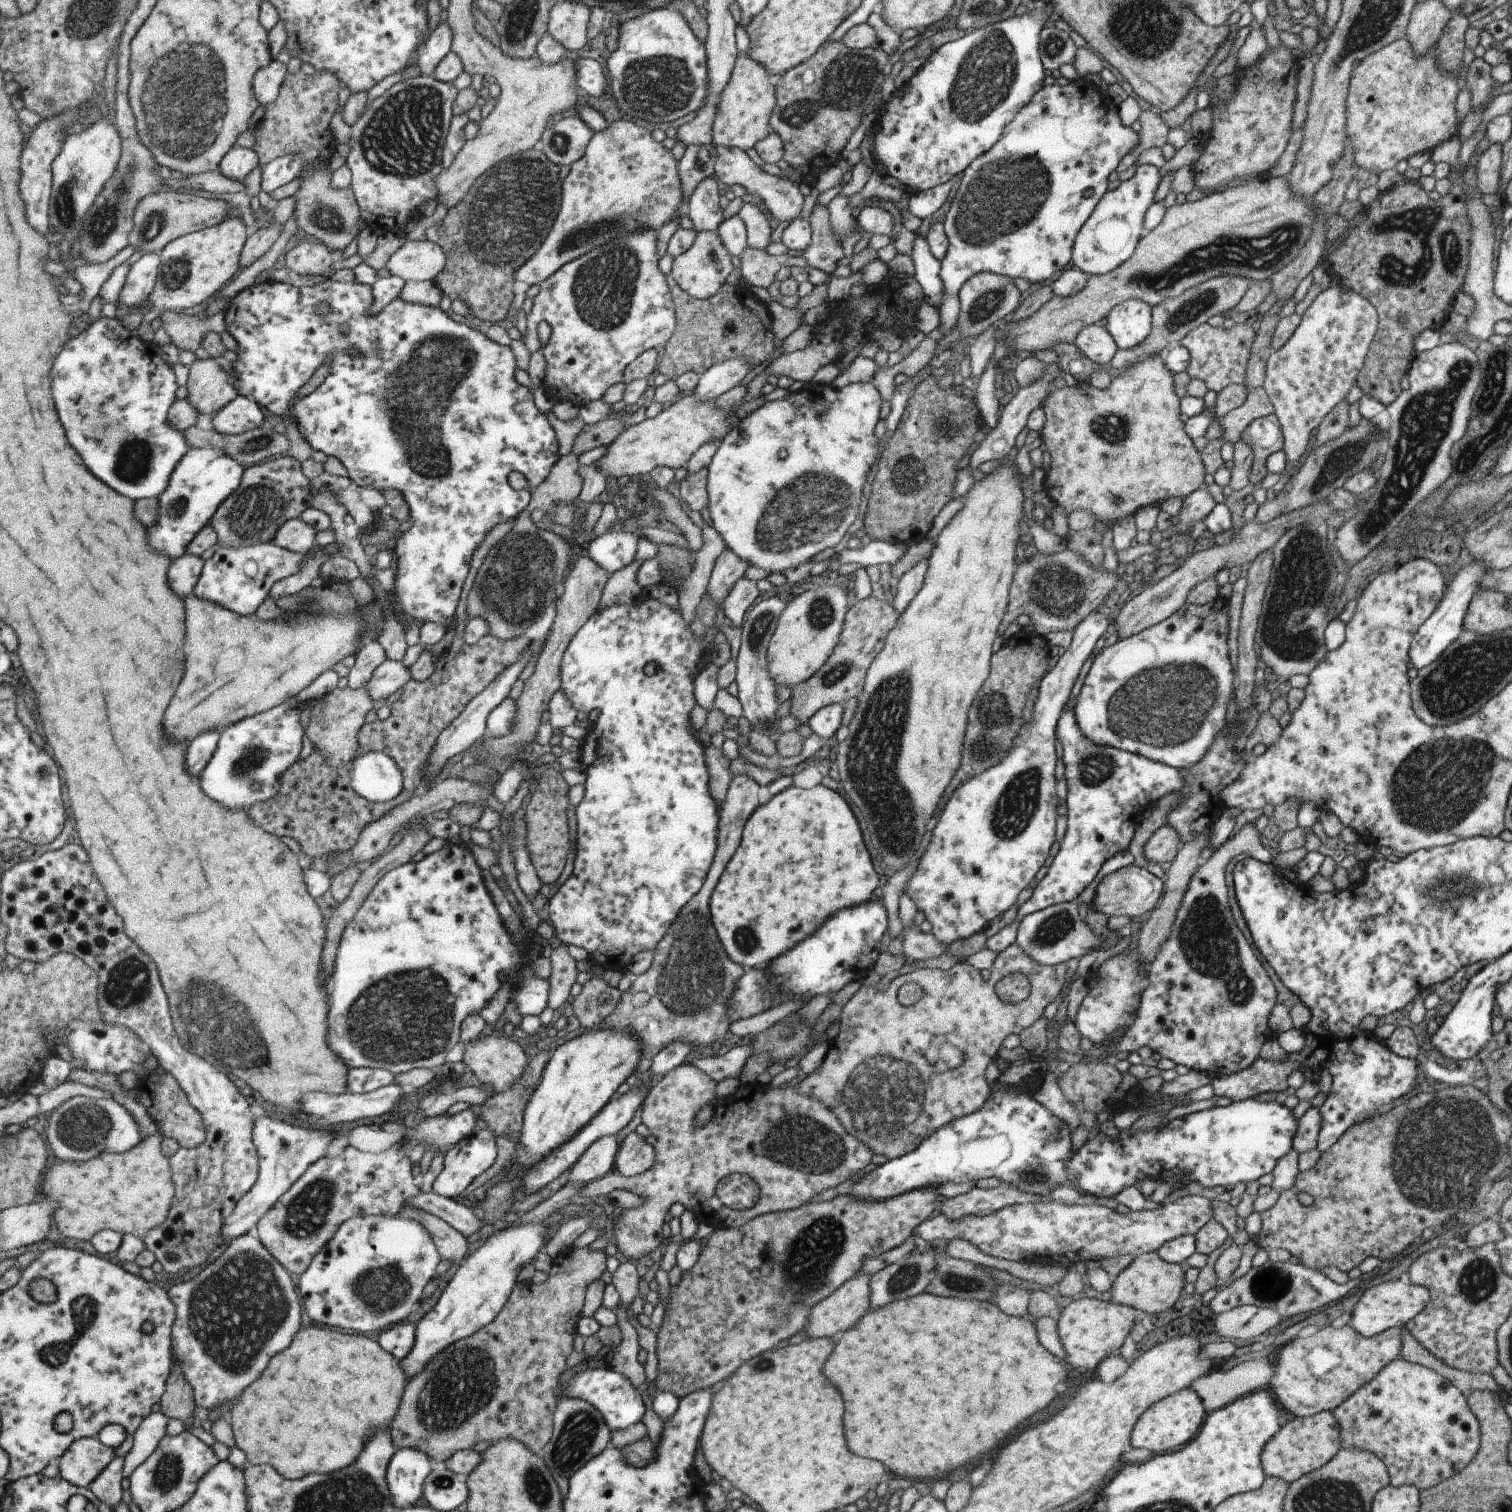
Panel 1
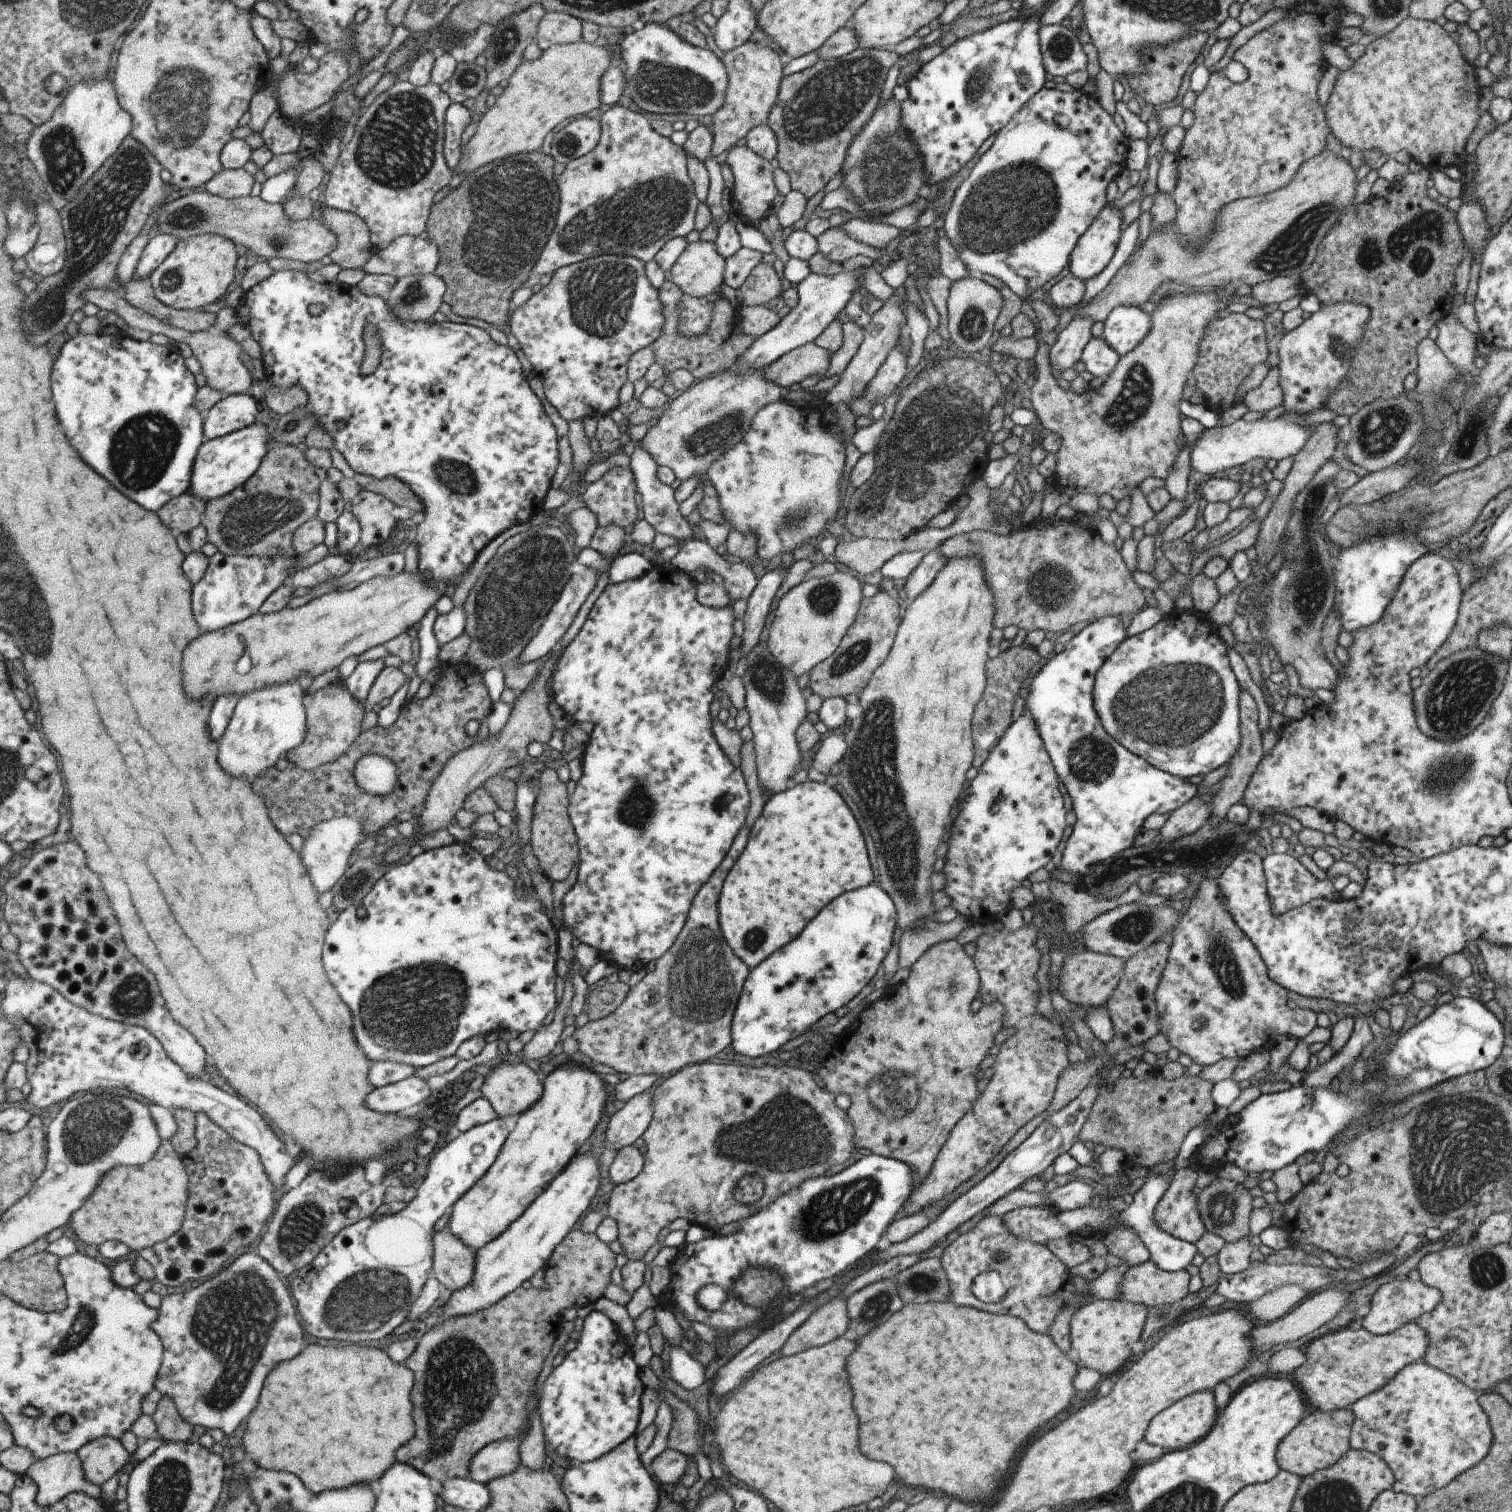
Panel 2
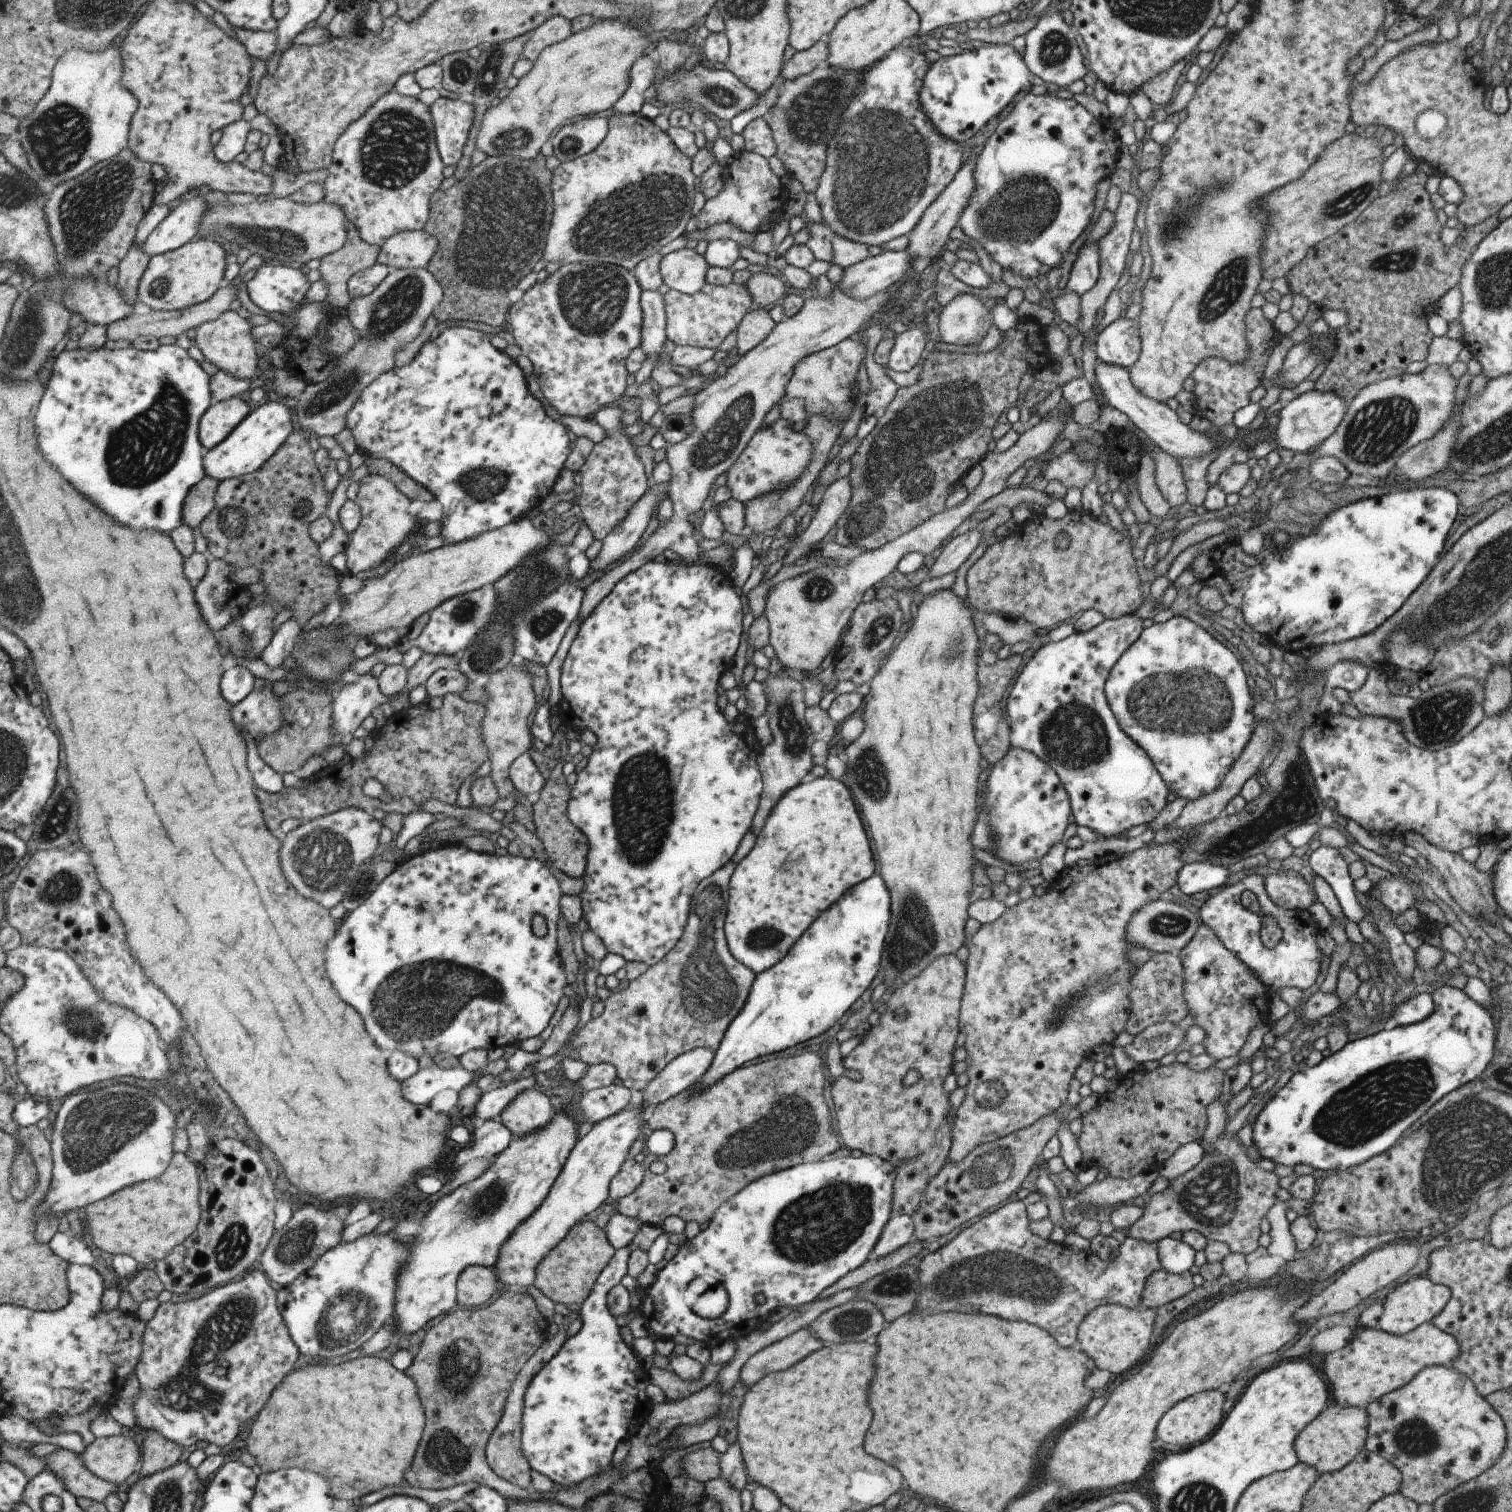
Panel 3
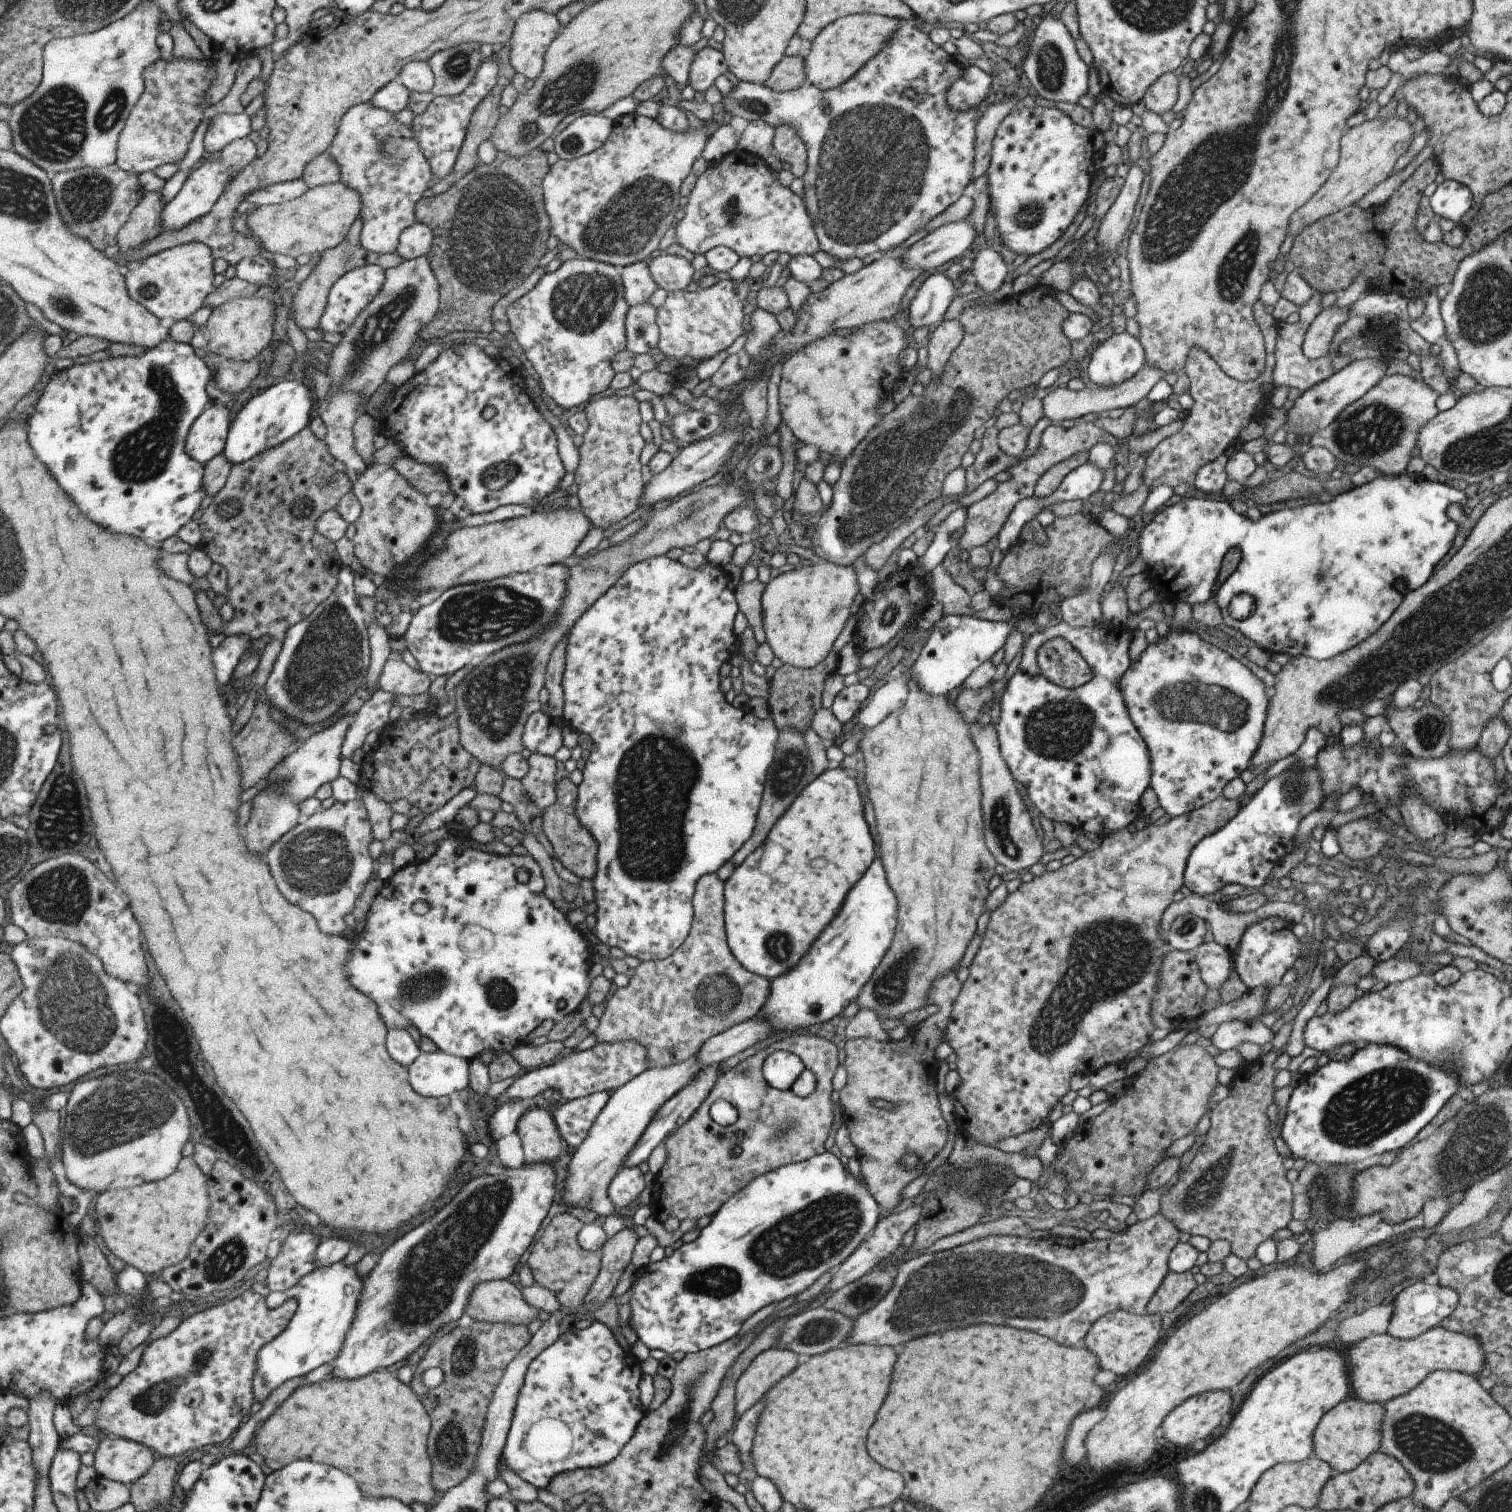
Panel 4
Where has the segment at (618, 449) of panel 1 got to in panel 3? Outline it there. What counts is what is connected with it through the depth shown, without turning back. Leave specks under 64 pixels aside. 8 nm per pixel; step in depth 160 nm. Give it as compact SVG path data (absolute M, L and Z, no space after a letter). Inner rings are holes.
M834 288L831 296L825 298L825 300L818 296L806 300L793 316L786 317L781 322L776 323L773 330L759 344L743 353L733 365L728 366L723 376L715 376L712 381L709 380L695 392L692 396L692 407L688 412L688 417L692 423L692 431L680 443L666 444L662 449L662 459L670 468L666 496L672 502L673 513L665 525L659 526L650 534L641 548L631 552L631 556L623 557L618 562L615 562L611 569L607 569L601 574L600 578L583 590L584 599L580 602L580 612L577 614L581 621L596 607L596 604L599 604L599 601L613 588L613 585L618 580L621 580L621 577L633 572L642 564L651 561L657 554L664 553L664 550L669 549L671 553L676 554L679 559L685 562L697 562L700 551L697 547L697 541L691 535L693 526L687 522L686 518L689 514L701 509L701 504L703 504L703 500L705 500L715 478L726 471L734 463L734 460L737 460L737 457L749 442L751 435L761 425L765 414L771 410L780 398L783 398L785 385L789 382L794 366L808 354L829 348L841 342L844 338L858 335L867 324L867 321L874 316L874 312L881 314L887 308L889 297L887 291L879 291L868 299L853 300L839 289Z

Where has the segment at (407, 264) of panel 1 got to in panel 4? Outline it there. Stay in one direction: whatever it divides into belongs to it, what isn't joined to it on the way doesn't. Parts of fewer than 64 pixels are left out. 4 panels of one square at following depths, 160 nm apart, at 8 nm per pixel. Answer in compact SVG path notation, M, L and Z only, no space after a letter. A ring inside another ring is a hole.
M417 222L401 233L395 253L399 253L405 261L408 261L428 255L433 245L433 229L427 223Z

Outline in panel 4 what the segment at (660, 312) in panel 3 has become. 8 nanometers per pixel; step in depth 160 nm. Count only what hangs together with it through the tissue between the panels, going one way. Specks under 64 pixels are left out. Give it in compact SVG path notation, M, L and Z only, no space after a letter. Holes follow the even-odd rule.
M648 300L628 307L624 329L629 352L634 355L650 354L658 341L656 308Z

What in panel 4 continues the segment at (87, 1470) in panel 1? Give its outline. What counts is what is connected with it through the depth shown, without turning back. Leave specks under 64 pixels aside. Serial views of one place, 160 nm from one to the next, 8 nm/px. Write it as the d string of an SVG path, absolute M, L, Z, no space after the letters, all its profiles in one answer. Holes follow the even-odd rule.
M109 1436L100 1441L94 1452L94 1468L105 1478L131 1485L152 1469L157 1456L143 1443Z

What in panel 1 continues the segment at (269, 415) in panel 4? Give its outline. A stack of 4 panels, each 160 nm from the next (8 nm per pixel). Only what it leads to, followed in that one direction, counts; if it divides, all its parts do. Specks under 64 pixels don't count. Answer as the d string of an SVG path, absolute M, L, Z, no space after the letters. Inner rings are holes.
M190 448L173 471L168 490L157 498L160 513L156 523L149 528L149 544L153 552L167 554L173 560L187 554L196 536L211 524L217 509L241 486L246 470L221 449Z

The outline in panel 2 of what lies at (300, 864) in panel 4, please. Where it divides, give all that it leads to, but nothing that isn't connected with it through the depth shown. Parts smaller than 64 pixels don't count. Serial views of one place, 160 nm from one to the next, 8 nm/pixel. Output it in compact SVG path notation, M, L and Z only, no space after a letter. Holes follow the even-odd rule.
M335 817L312 829L312 835L303 840L301 854L317 892L324 893L336 886L350 867L349 856L353 854L355 846L361 844L368 835L361 821L354 817Z

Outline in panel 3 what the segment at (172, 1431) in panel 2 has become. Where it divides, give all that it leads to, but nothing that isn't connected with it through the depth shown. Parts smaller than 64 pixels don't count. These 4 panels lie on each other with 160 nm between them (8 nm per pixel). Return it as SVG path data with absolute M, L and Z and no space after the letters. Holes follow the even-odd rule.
M159 1431L147 1432L141 1447L143 1456L139 1479L178 1463L185 1452L183 1445L167 1438Z

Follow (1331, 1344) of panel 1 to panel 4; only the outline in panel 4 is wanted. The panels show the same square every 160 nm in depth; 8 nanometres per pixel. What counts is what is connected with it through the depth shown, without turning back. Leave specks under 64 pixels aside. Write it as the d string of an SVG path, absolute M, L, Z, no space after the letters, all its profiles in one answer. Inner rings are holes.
M1440 1326L1429 1328L1412 1339L1401 1340L1389 1336L1386 1332L1371 1335L1355 1343L1347 1350L1346 1368L1350 1380L1350 1393L1366 1403L1383 1404L1385 1401L1409 1392L1430 1372L1438 1370L1457 1371L1476 1376L1484 1363L1484 1351L1475 1336L1449 1332Z

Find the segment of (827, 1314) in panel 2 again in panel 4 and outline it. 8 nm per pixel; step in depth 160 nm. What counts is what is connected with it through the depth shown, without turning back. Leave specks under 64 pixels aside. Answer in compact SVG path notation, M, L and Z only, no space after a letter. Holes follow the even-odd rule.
M773 1346L754 1356L734 1384L735 1414L747 1411L761 1400L770 1386L788 1375L799 1362L798 1354L785 1347Z

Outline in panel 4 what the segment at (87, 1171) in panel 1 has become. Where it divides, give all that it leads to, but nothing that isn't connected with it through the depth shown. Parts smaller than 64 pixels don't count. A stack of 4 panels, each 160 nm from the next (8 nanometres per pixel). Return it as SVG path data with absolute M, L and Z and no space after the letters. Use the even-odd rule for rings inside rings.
M191 1156L181 1159L177 1172L161 1182L101 1193L94 1210L100 1236L108 1250L125 1264L153 1274L187 1258L193 1241L211 1218L210 1206L208 1176Z

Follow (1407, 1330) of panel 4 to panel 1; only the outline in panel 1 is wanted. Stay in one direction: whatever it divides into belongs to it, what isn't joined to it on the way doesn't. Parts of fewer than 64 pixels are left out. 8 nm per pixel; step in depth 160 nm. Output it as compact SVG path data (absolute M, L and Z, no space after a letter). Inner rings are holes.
M1399 1280L1385 1281L1365 1289L1350 1313L1348 1324L1357 1334L1370 1337L1391 1327L1403 1327L1429 1300L1428 1290L1421 1285Z

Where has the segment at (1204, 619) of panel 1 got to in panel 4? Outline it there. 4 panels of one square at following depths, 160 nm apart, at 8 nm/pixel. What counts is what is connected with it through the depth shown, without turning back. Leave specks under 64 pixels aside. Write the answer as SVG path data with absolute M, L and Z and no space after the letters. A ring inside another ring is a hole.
M1169 629L1167 634L1162 638L1158 638L1139 654L1135 662L1131 661L1125 672L1117 683L1123 704L1128 712L1128 717L1133 723L1135 730L1143 739L1148 750L1150 758L1150 783L1156 794L1159 806L1165 810L1165 813L1171 817L1184 815L1191 812L1201 805L1211 802L1214 798L1221 796L1221 789L1234 777L1237 777L1242 770L1245 770L1250 764L1250 758L1254 755L1255 749L1258 747L1261 740L1263 723L1268 703L1269 690L1258 680L1241 662L1233 657L1230 657L1227 652L1221 648L1215 647L1213 644L1204 642L1199 636L1192 631Z

